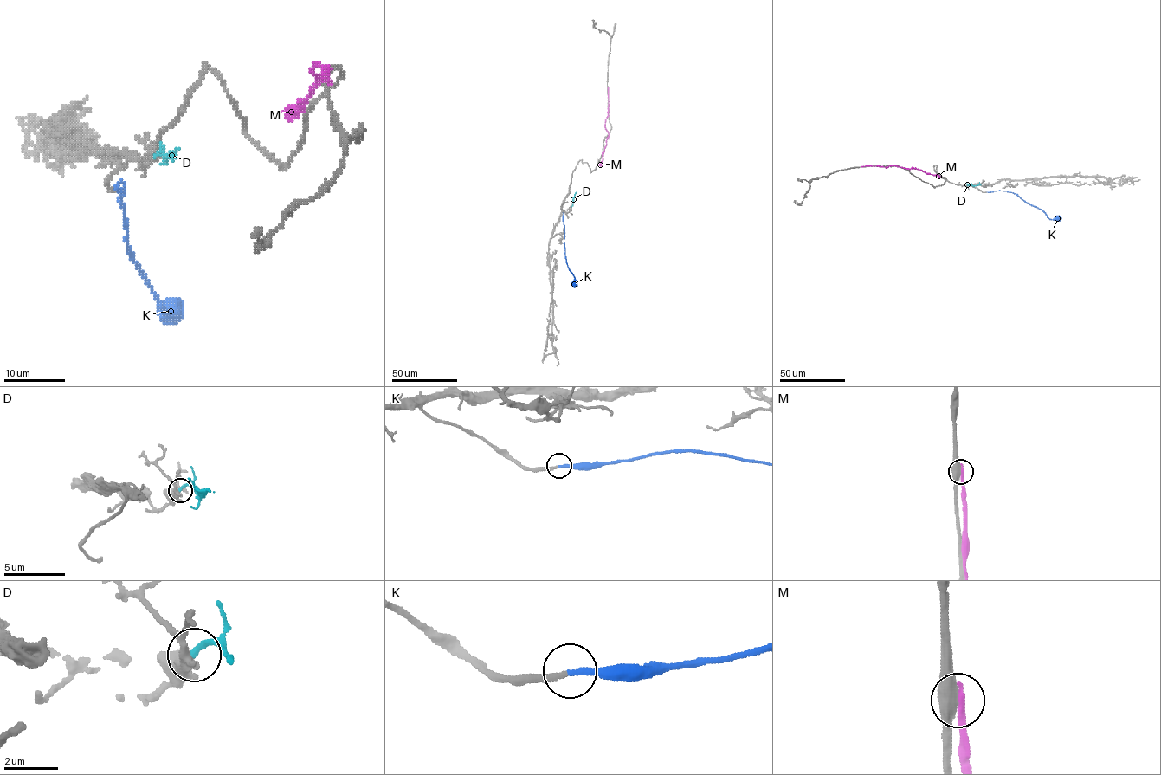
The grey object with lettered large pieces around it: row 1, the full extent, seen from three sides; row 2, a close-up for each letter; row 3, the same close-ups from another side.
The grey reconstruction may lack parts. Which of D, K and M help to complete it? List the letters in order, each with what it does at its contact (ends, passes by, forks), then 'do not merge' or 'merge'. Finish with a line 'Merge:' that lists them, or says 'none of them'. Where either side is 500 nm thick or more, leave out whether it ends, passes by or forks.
D: it ends; do not merge
K: it ends; merge
M: do not merge
Merge: K

